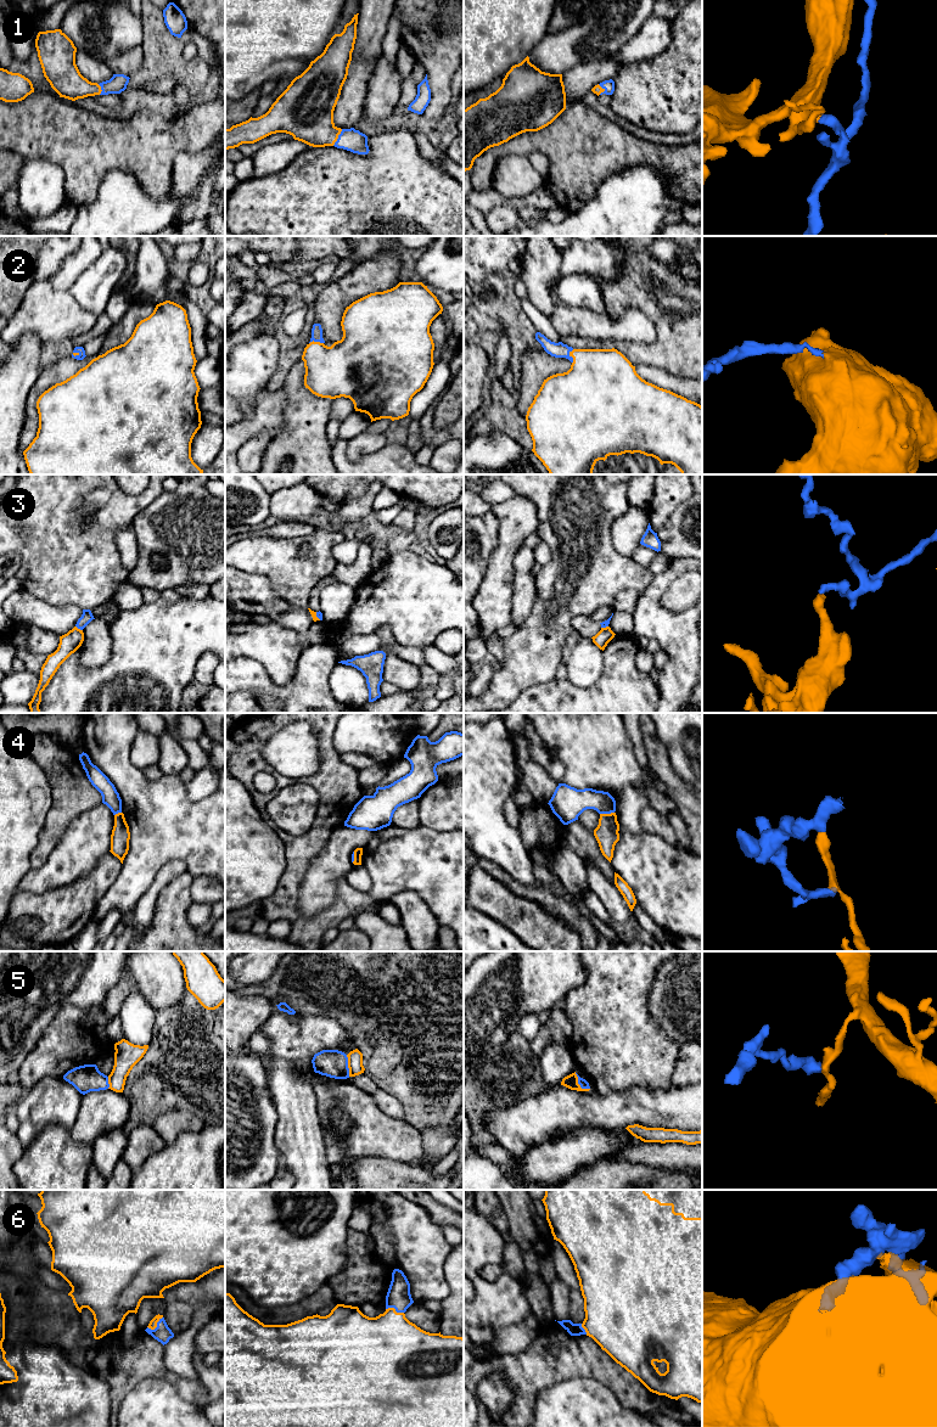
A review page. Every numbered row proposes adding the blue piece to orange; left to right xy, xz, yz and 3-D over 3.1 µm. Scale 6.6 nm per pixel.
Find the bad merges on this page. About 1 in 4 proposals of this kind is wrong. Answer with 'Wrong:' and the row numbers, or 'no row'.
Wrong: 3, 4, 5

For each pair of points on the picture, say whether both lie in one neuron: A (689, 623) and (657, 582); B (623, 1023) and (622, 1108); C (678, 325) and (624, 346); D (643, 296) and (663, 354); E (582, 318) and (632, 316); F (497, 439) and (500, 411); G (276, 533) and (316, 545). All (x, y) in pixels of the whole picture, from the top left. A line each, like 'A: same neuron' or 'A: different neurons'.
A: same neuron
B: different neurons
C: same neuron
D: same neuron
E: same neuron
F: different neurons
G: different neurons

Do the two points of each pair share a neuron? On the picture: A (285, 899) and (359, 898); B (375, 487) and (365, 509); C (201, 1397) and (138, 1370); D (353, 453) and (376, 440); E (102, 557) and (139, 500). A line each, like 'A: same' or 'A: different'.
A: same
B: same
C: same
D: same
E: same

